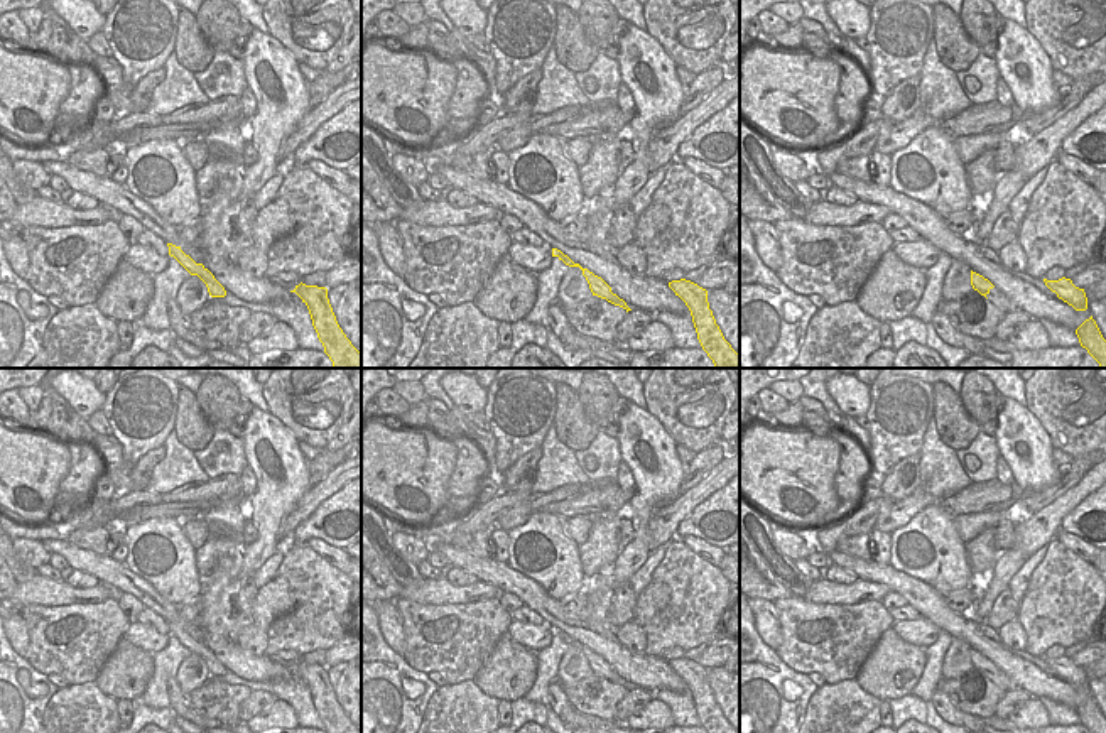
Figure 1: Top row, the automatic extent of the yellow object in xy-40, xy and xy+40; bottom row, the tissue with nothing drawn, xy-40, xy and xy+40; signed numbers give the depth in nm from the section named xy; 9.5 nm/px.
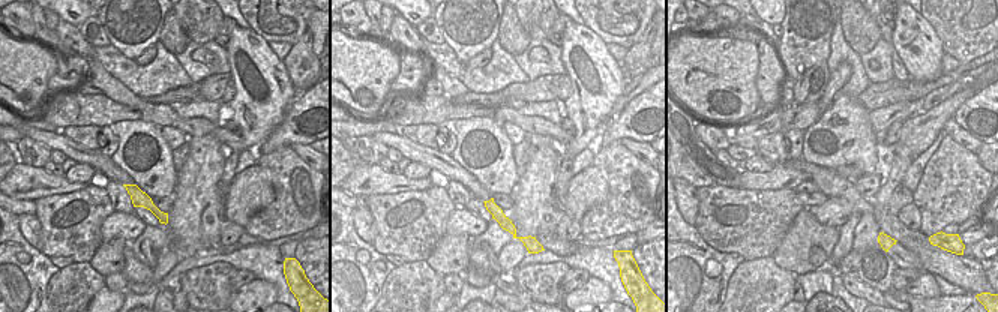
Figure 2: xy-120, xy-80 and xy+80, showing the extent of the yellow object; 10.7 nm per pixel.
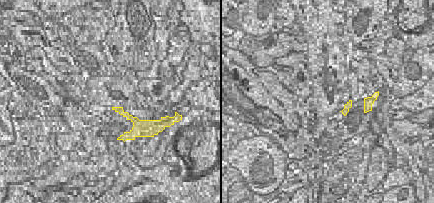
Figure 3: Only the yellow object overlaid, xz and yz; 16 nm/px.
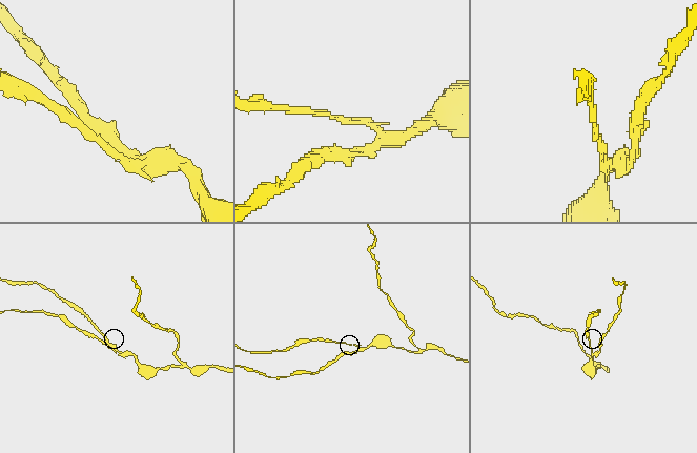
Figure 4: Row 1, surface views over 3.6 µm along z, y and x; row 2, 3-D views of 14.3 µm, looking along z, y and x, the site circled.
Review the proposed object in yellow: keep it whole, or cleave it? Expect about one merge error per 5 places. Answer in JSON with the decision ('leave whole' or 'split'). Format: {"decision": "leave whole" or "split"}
{"decision": "split"}

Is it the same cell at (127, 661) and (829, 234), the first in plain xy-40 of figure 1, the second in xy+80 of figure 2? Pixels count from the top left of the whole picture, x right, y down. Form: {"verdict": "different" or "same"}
{"verdict": "same"}

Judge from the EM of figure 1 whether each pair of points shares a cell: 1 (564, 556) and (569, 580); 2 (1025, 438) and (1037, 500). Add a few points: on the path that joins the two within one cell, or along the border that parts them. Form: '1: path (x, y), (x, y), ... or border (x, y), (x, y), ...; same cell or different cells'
1: path (564, 561), (564, 575); same cell
2: border (1066, 466), (1056, 483), (1035, 494); different cells

